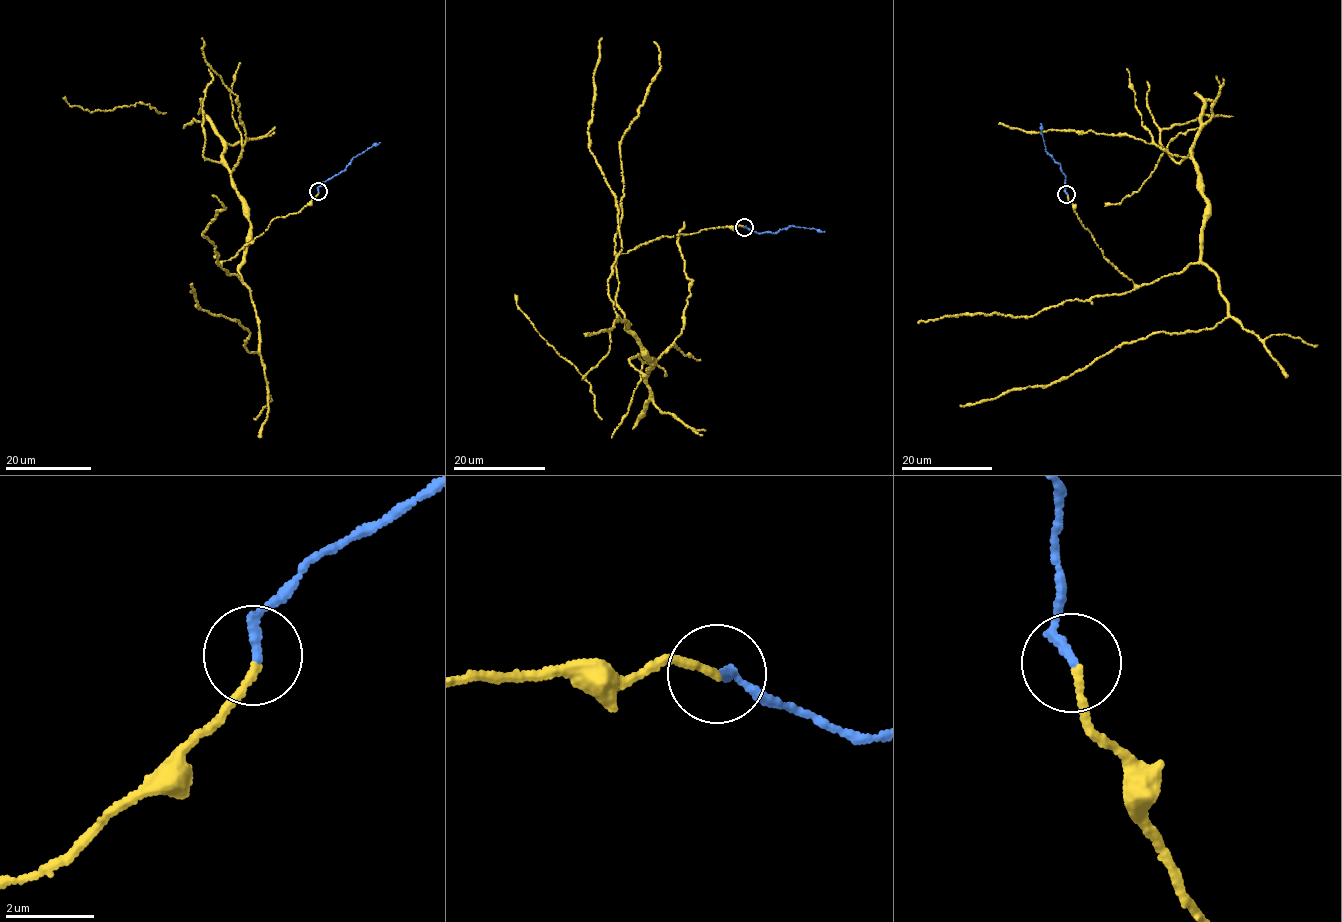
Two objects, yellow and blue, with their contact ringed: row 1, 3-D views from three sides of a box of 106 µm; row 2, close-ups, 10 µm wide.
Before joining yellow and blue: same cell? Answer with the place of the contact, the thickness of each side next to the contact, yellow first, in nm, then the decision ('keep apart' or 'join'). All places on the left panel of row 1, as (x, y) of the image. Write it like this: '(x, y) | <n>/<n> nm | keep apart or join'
(318, 191) | 170/220 nm | join

